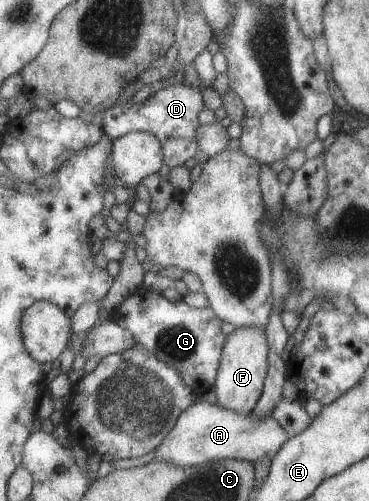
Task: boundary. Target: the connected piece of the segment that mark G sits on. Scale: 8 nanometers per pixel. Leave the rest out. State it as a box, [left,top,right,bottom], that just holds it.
[112,287,226,398]

